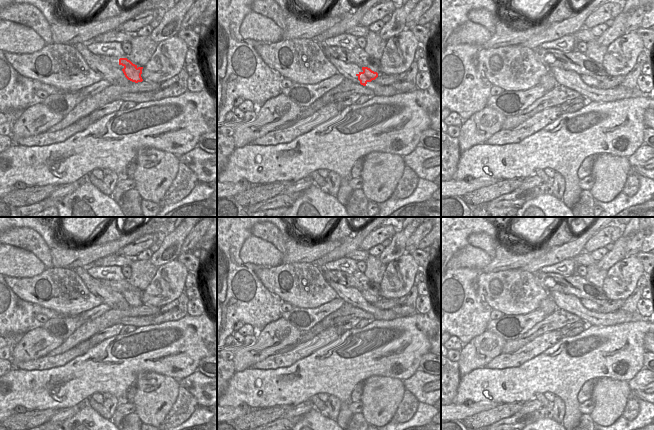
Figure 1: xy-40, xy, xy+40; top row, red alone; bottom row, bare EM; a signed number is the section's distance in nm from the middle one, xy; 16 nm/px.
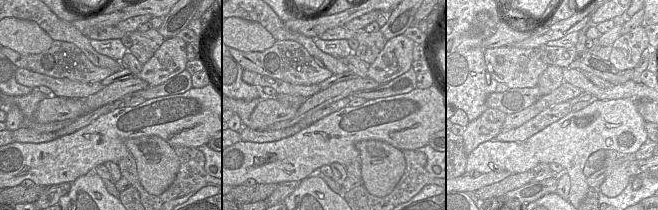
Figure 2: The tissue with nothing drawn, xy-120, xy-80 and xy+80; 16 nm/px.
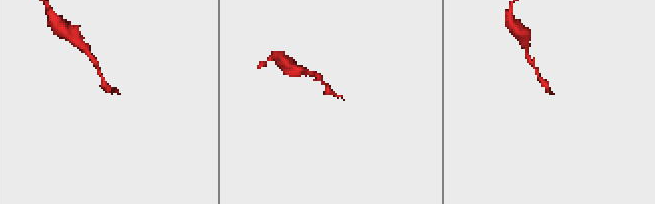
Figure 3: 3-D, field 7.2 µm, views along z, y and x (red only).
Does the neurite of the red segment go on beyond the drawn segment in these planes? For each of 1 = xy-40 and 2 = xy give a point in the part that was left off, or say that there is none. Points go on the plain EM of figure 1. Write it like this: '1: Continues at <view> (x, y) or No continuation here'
1: No continuation here
2: No continuation here.

